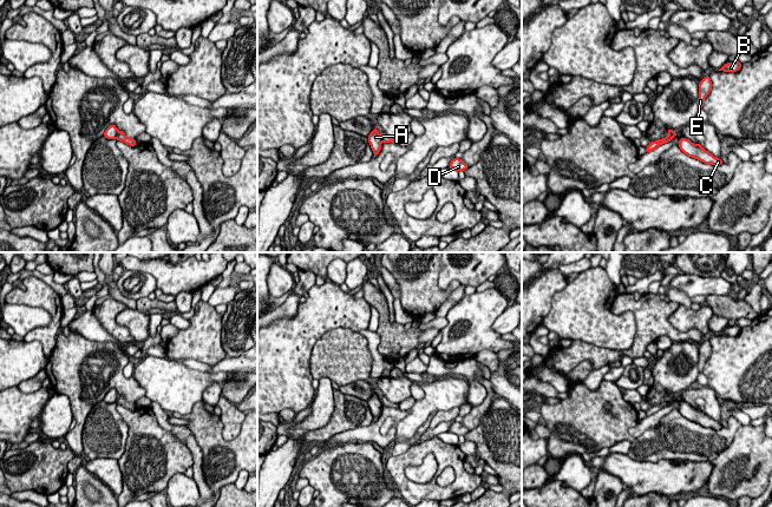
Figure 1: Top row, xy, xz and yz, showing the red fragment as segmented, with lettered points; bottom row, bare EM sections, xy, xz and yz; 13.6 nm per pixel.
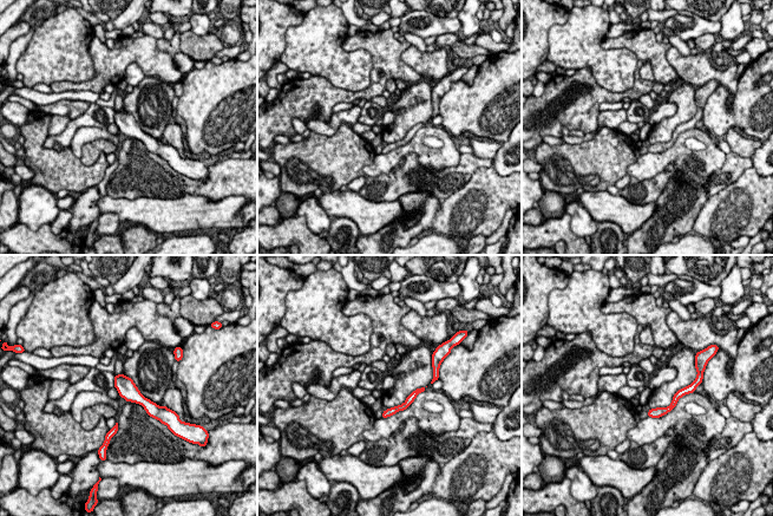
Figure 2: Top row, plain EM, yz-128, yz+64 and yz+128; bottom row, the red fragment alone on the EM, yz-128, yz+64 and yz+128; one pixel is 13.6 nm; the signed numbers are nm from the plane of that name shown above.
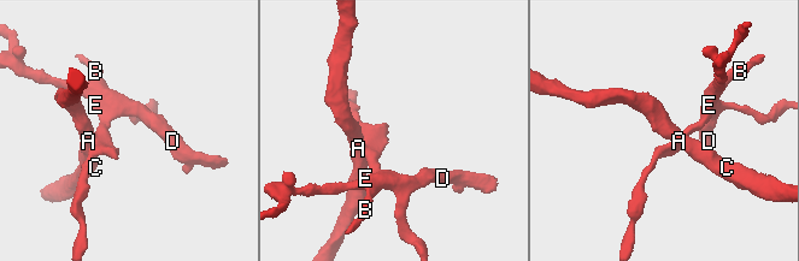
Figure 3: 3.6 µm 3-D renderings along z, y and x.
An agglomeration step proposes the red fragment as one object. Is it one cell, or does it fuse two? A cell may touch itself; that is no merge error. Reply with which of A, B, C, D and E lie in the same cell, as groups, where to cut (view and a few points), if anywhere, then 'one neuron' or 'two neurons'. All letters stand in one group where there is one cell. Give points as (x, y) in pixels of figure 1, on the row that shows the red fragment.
A C / B D E | xy (118, 131), (115, 138) | two neurons

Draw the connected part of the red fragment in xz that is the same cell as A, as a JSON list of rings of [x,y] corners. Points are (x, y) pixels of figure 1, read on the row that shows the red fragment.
[[[377,127],[369,133],[368,143],[374,153],[374,157],[378,156],[381,150],[382,139],[381,139],[381,136],[379,134],[379,131],[377,130]]]

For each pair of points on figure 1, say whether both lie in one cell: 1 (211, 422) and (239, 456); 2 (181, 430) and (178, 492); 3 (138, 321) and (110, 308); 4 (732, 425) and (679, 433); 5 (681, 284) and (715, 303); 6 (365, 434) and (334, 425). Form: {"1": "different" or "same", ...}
{"1": "same", "2": "different", "3": "different", "4": "same", "5": "different", "6": "different"}

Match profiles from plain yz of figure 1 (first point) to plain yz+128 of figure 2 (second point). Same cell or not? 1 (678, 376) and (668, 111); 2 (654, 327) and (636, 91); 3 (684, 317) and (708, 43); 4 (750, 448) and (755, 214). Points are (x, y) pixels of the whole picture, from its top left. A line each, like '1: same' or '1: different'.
1: different
2: same
3: different
4: same

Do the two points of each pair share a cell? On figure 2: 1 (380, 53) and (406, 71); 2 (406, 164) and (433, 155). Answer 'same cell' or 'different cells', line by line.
1: same cell
2: different cells

